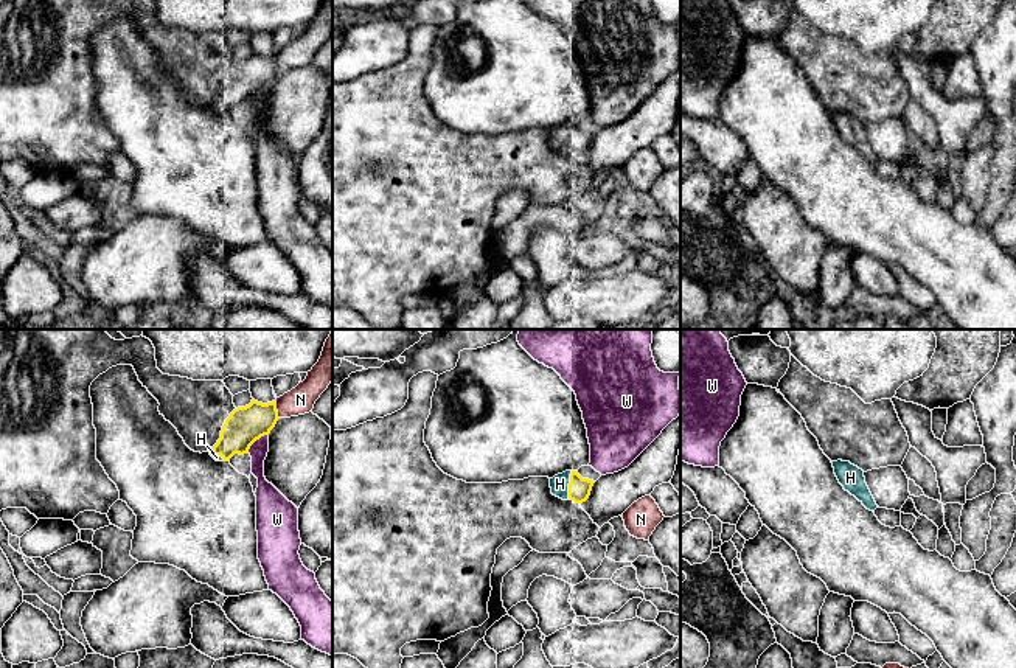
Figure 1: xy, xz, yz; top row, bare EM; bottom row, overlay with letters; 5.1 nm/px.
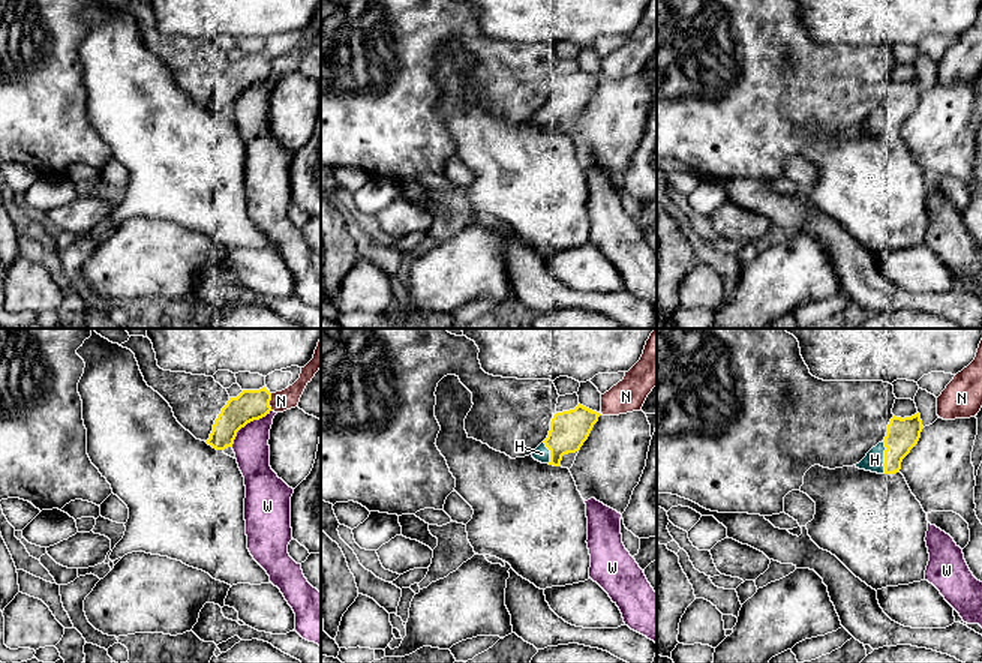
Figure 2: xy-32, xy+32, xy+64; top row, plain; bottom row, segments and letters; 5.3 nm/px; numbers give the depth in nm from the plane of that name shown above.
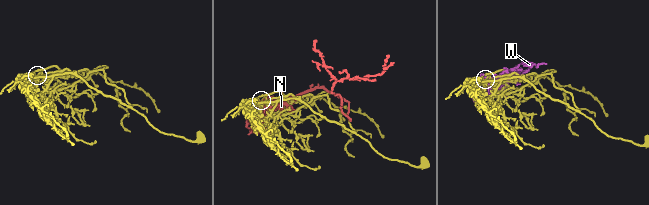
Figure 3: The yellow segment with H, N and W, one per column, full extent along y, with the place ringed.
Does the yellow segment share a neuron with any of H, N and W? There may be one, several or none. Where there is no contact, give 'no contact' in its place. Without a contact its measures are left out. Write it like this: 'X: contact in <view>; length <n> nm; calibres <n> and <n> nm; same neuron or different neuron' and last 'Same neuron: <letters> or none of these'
H: contact in xz; length 150 nm; calibres 120 and 100 nm; same neuron
N: contact in xy; length 110 nm; calibres 190 and 140 nm; different neuron
W: contact in xy; length 150 nm; calibres 190 and 100 nm; different neuron
Same neuron: H

